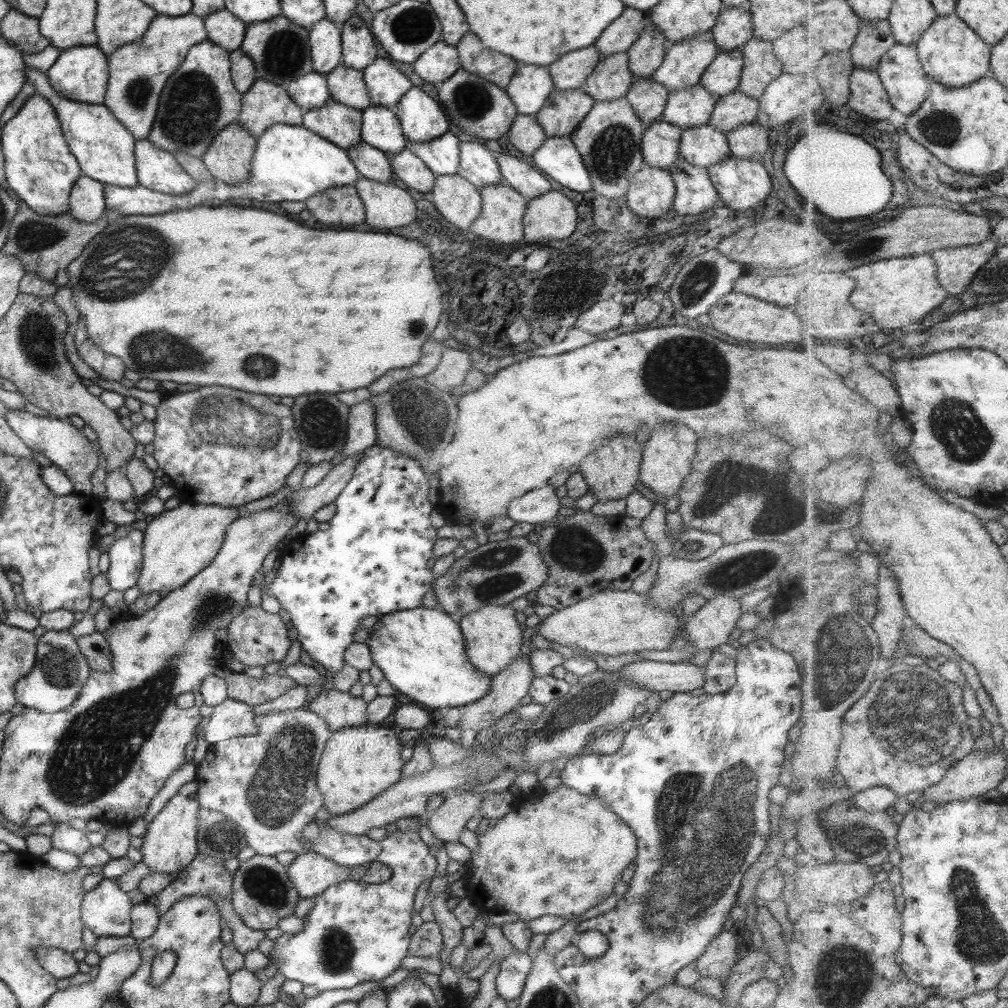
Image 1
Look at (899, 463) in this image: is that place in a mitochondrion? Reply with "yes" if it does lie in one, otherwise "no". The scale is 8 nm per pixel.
no

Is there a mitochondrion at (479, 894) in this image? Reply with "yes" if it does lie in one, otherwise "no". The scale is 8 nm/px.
no

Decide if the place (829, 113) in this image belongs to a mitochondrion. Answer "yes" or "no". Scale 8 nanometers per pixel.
no

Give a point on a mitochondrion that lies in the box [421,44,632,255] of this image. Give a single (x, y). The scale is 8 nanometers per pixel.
(472, 100)

